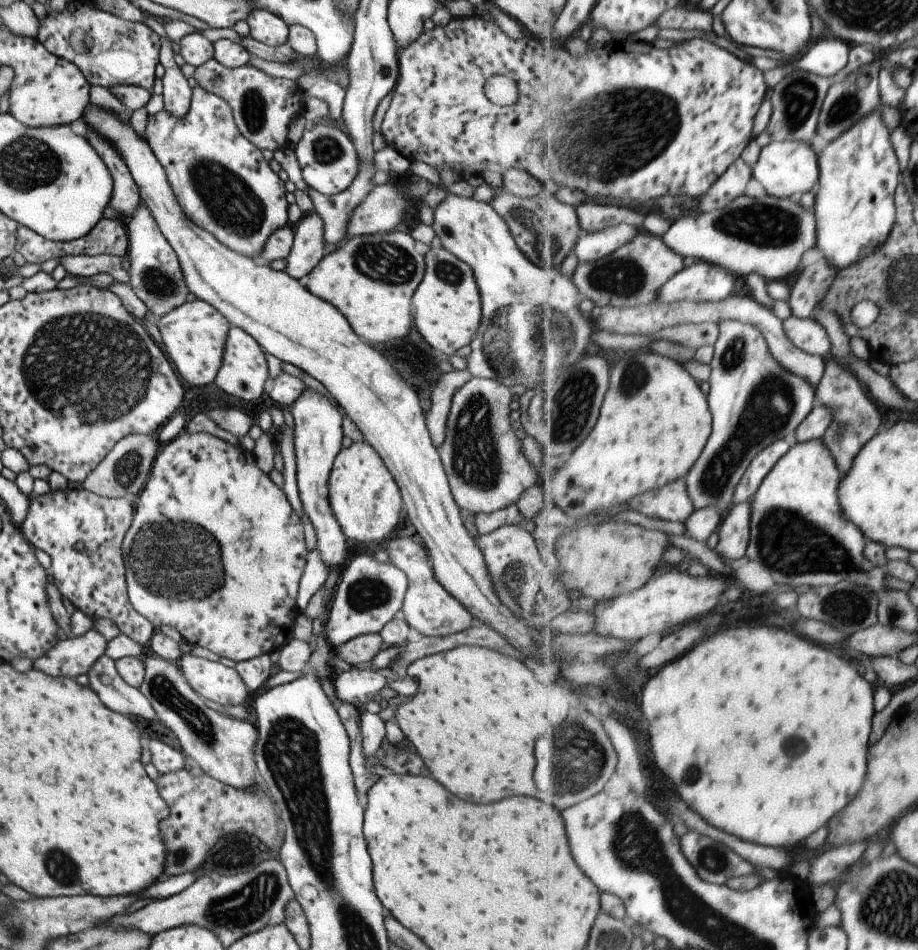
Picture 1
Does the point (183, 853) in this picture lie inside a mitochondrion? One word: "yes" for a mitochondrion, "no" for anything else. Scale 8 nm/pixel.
yes

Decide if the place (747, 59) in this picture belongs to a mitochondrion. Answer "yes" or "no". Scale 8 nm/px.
no

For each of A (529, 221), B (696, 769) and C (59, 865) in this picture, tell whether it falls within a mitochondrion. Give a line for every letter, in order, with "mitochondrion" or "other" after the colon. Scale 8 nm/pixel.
A: mitochondrion
B: mitochondrion
C: mitochondrion

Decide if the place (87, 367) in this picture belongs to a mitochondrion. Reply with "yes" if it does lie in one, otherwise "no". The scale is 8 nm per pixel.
yes

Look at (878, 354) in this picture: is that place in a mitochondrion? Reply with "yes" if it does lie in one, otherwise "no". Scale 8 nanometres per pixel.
no

